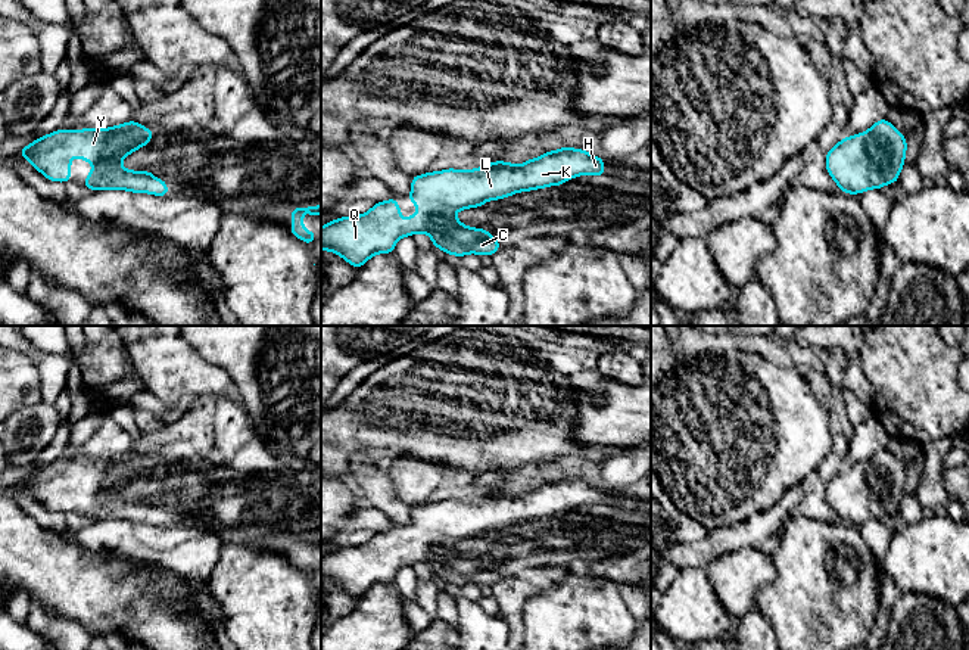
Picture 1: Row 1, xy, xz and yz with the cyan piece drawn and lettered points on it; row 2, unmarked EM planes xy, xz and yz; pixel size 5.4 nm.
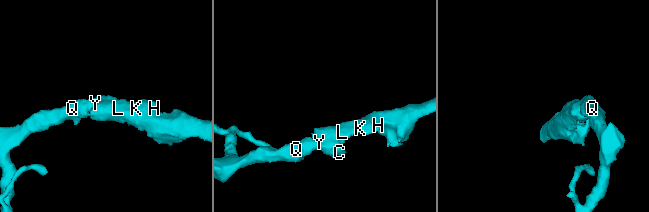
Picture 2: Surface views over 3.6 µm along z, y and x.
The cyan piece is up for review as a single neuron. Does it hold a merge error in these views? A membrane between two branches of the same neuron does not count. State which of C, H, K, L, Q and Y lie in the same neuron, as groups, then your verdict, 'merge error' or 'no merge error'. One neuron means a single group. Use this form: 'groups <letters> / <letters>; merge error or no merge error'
groups C H K L Q Y; no merge error

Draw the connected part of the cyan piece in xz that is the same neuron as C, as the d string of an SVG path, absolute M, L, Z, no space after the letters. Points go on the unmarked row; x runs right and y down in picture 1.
M561 478L546 482L536 489L526 489L523 495L511 492L490 492L482 498L459 501L443 500L415 506L411 510L409 531L420 539L408 550L404 550L396 529L376 534L368 542L356 547L343 547L333 550L321 557L321 581L331 581L345 588L352 597L362 597L376 584L390 584L399 569L415 563L427 563L434 578L455 587L467 584L492 585L501 573L483 559L471 559L464 556L454 547L455 542L467 538L483 537L486 531L498 531L508 528L517 522L530 522L533 519L545 519L548 516L564 514L567 510L592 504L602 507L604 489L596 488L586 480Z

